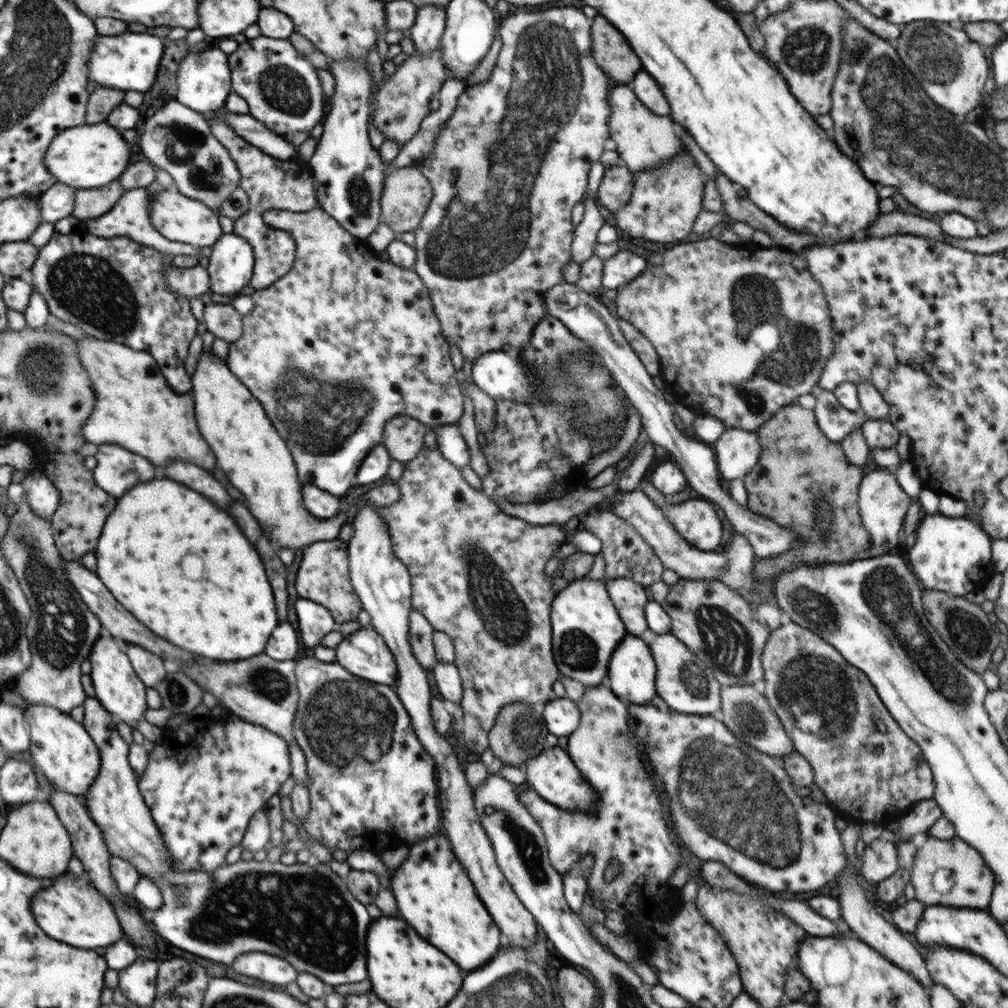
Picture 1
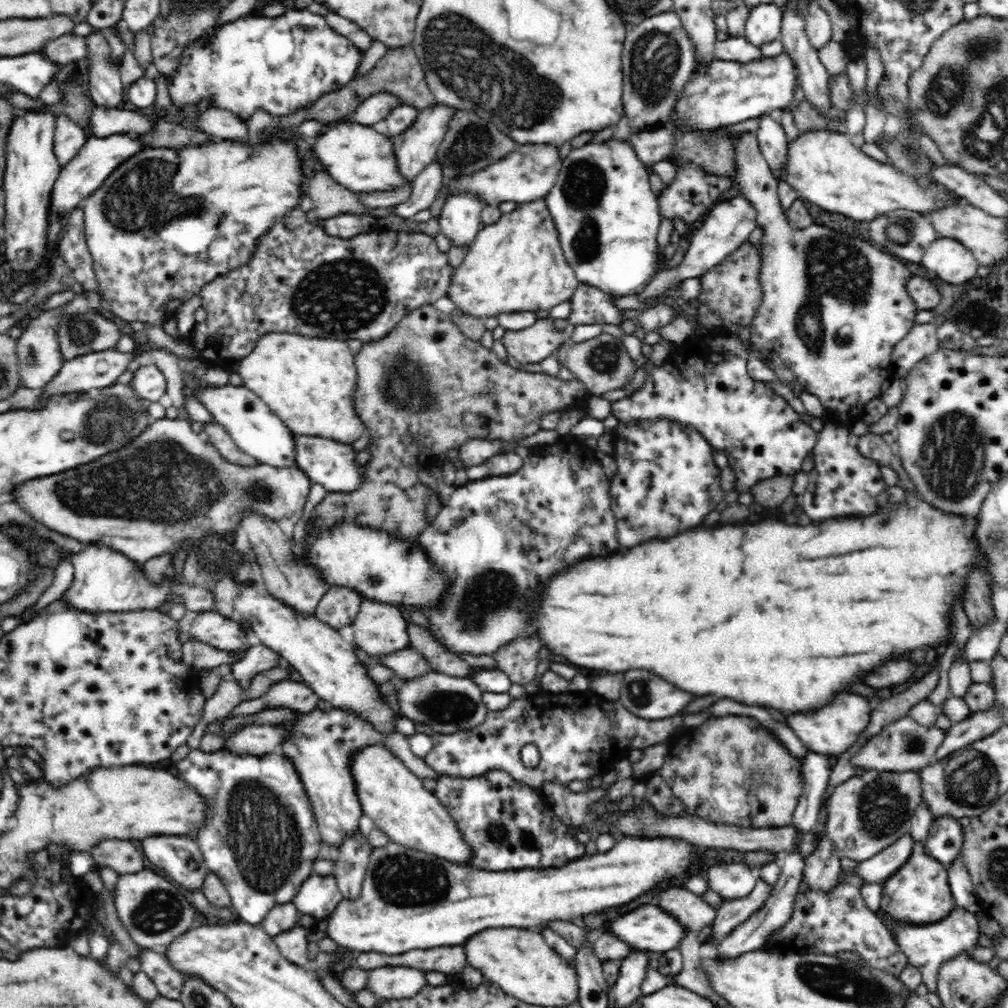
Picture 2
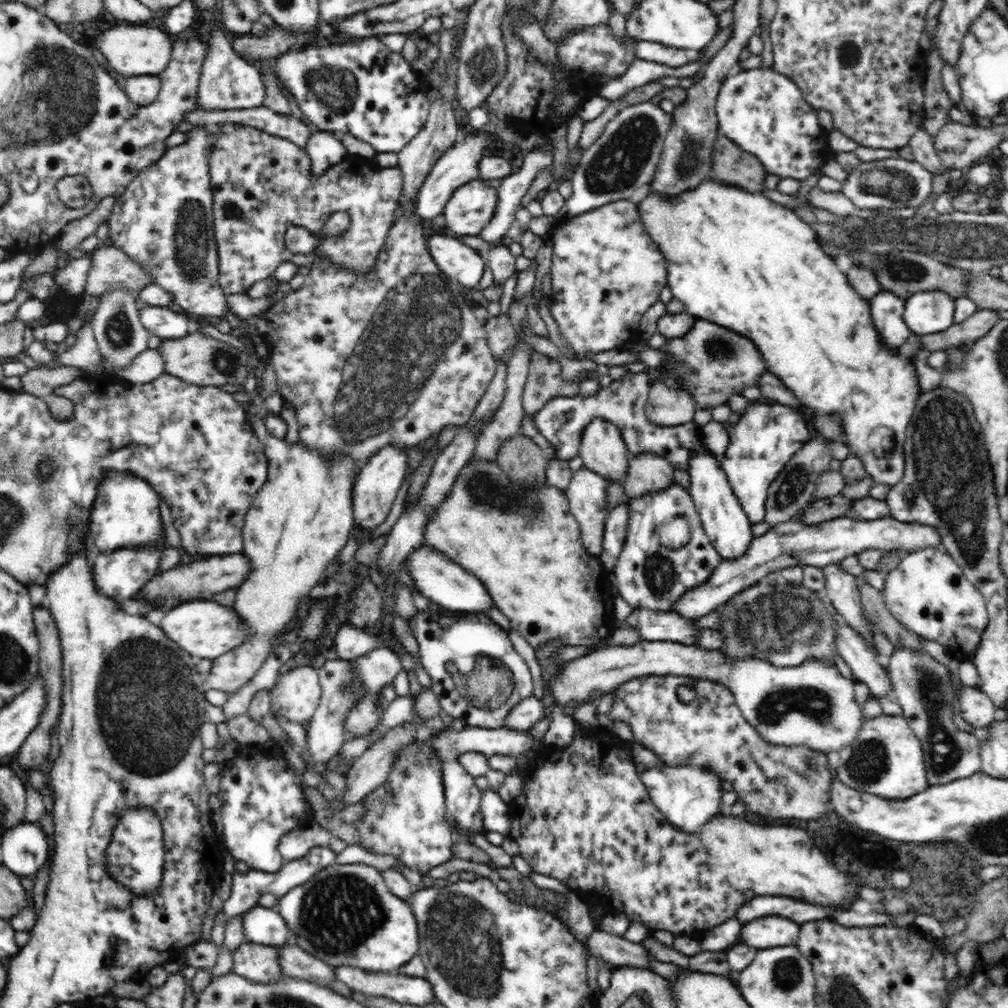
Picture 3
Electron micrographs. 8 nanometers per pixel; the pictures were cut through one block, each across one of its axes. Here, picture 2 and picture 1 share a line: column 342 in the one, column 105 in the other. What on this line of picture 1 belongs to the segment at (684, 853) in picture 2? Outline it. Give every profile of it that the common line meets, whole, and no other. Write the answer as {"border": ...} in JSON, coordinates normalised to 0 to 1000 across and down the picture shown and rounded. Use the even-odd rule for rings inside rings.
{"border":[[[63,867],[63,871],[57,871],[50,881],[40,883],[40,891],[36,891],[36,901],[33,903],[36,915],[44,924],[44,927],[50,928],[50,931],[58,933],[60,936],[67,938],[78,939],[82,942],[94,942],[94,940],[107,939],[115,934],[121,933],[120,918],[117,917],[117,908],[111,898],[102,889],[95,885],[93,877],[87,877],[85,869]]]}

